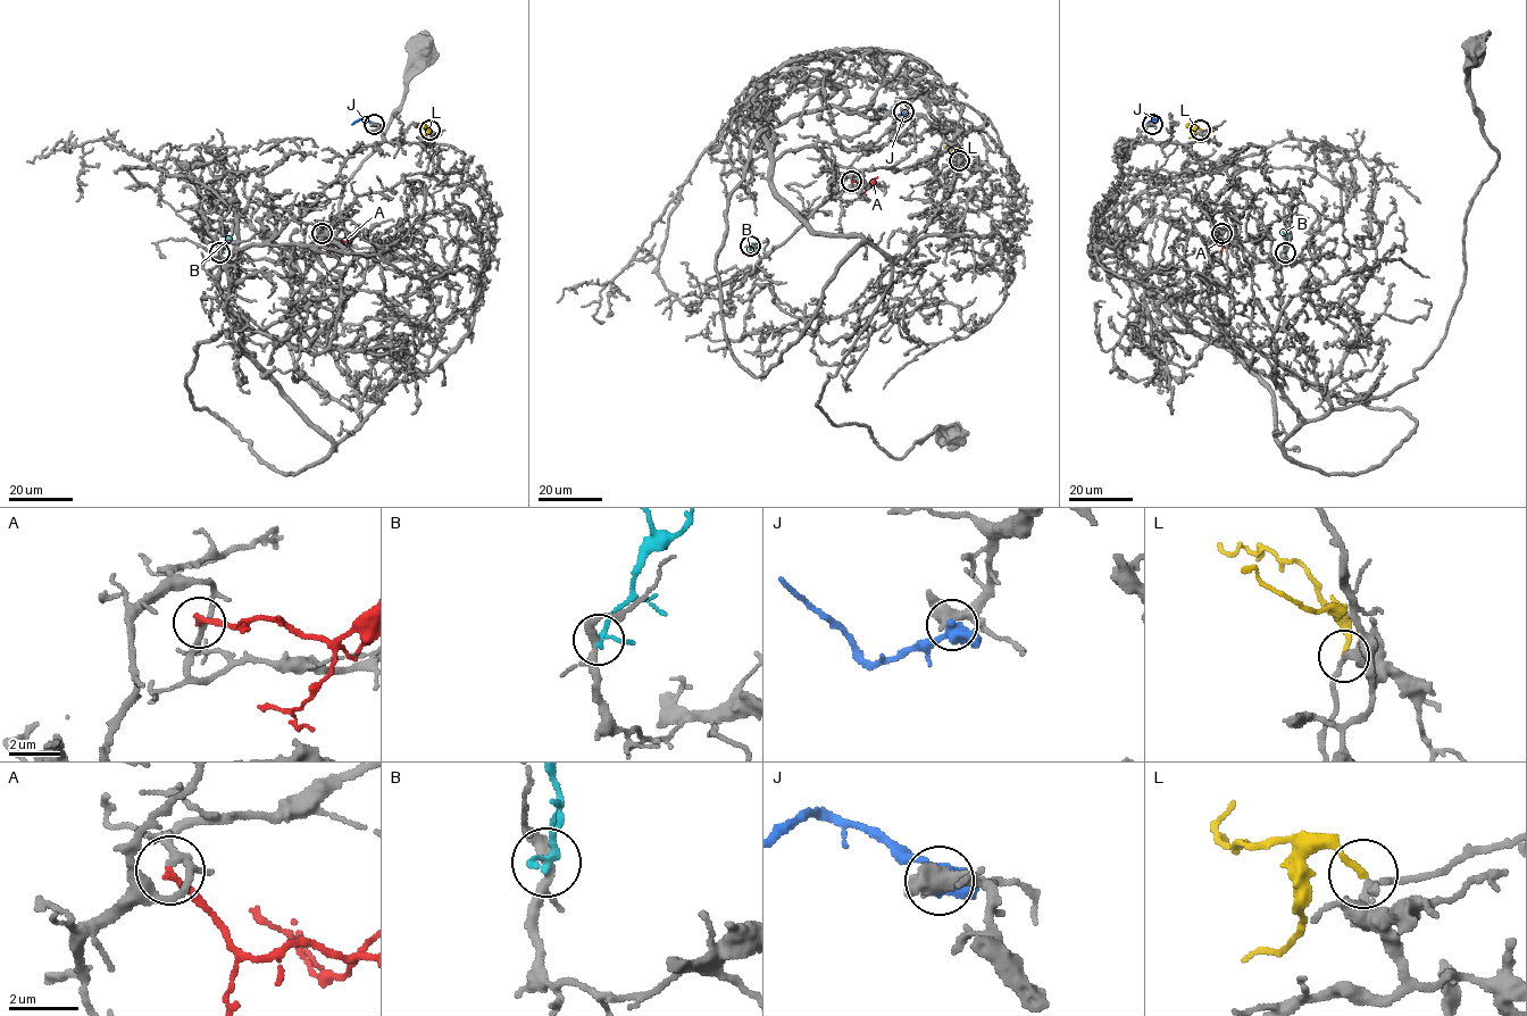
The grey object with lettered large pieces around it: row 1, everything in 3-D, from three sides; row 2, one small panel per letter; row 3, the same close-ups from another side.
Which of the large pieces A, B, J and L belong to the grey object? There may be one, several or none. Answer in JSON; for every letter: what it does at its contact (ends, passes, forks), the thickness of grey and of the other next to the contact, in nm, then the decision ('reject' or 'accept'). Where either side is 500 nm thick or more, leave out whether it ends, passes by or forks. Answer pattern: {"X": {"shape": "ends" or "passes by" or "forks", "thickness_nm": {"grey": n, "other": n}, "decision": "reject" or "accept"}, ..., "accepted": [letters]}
{"A": {"shape": "ends", "thickness_nm": {"grey": 200, "other": 220}, "decision": "reject"}, "B": {"shape": "passes by", "thickness_nm": {"grey": 260, "other": 160}, "decision": "reject"}, "J": {"shape": "passes by", "thickness_nm": {"grey": 400, "other": 480}, "decision": "reject"}, "L": {"shape": "ends", "thickness_nm": {"grey": 180, "other": 180}, "decision": "accept"}, "accepted": ["L"]}

